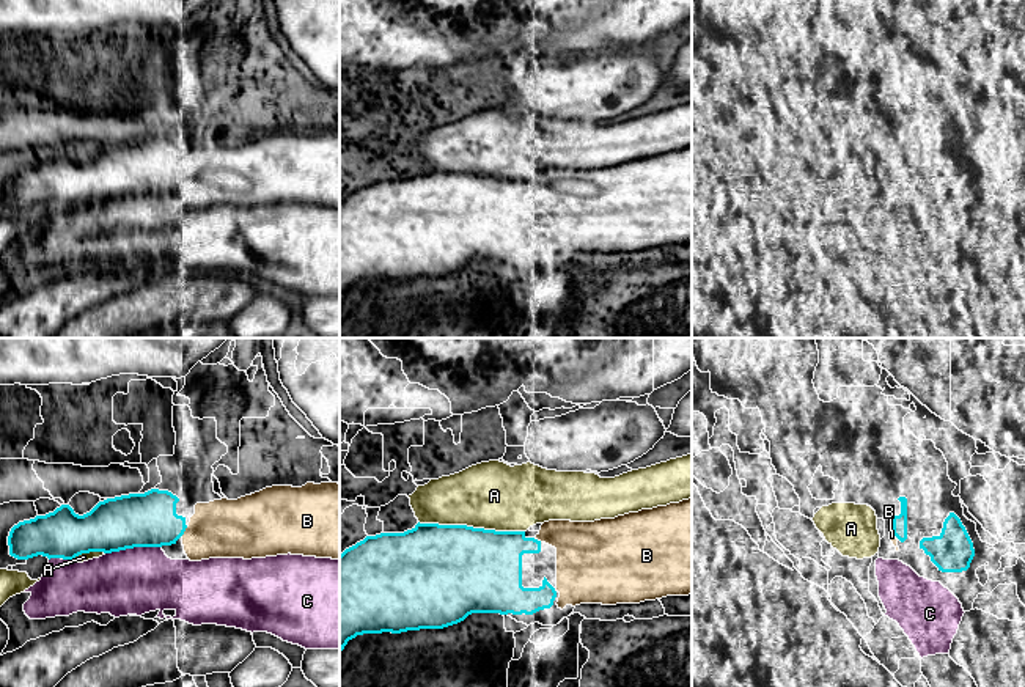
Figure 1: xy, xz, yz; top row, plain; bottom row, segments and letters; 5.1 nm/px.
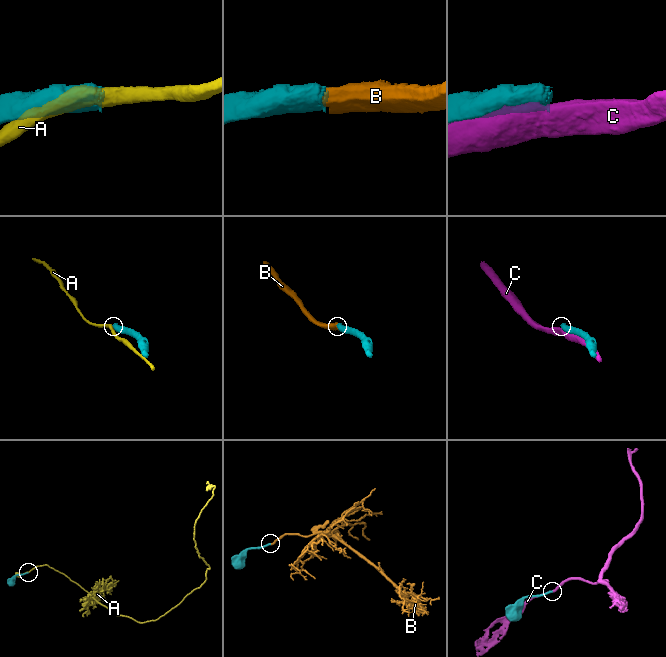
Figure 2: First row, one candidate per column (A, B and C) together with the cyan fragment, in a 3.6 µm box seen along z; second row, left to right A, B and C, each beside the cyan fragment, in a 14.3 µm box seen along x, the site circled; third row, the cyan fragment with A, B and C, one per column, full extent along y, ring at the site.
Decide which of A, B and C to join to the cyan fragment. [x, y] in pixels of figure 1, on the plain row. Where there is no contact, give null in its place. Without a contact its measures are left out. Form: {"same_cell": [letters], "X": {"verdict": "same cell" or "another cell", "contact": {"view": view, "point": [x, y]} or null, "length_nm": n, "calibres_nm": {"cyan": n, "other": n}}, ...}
{"same_cell": ["B"], "A": {"verdict": "another cell", "contact": {"view": "xz", "point": [472, 175]}, "length_nm": 550, "calibres_nm": {"cyan": 480, "other": 360}}, "B": {"verdict": "same cell", "contact": {"view": "xy", "point": [184, 178]}, "length_nm": 60, "calibres_nm": {"cyan": 280, "other": 300}}, "C": {"verdict": "another cell", "contact": {"view": "xy", "point": [132, 195]}, "length_nm": 300, "calibres_nm": {"cyan": 280, "other": 340}}}

